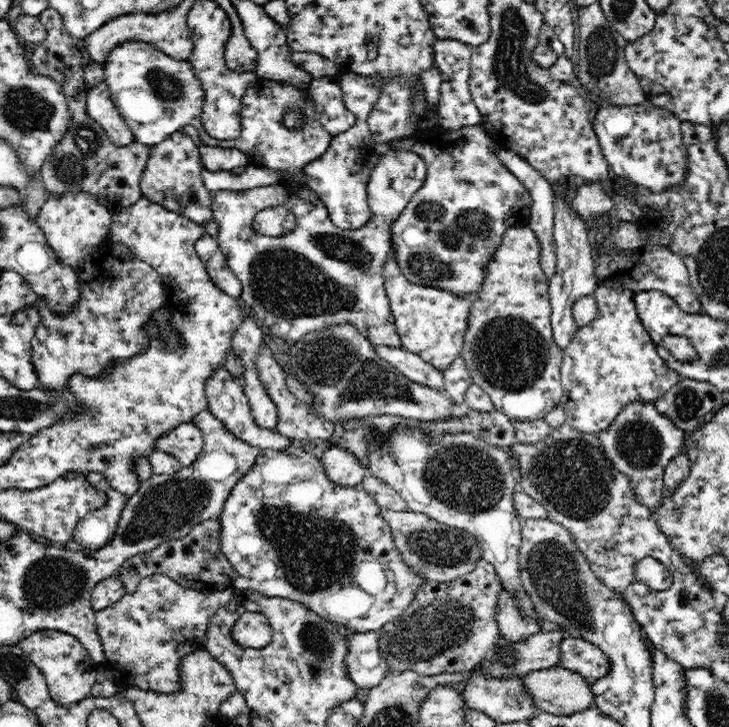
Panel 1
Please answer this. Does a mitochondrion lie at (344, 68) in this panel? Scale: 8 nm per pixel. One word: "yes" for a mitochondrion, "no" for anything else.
no

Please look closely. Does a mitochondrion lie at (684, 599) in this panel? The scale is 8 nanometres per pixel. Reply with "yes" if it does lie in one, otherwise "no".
no

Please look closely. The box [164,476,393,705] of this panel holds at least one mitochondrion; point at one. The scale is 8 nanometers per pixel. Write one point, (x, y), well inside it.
(316, 554)

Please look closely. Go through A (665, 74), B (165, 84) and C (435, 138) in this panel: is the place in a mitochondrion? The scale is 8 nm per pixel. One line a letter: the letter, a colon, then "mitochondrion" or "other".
A: other
B: mitochondrion
C: other

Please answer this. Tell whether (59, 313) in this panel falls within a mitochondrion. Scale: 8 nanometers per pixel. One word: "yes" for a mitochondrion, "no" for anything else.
no

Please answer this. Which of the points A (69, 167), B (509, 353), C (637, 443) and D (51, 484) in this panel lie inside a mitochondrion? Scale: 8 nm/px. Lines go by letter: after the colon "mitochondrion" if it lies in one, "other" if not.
A: mitochondrion
B: mitochondrion
C: mitochondrion
D: other

